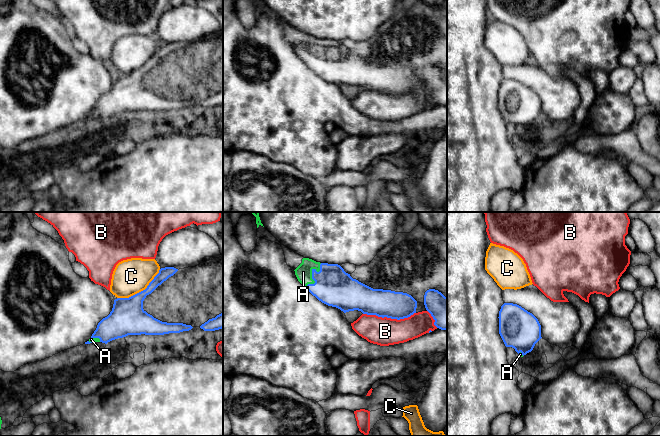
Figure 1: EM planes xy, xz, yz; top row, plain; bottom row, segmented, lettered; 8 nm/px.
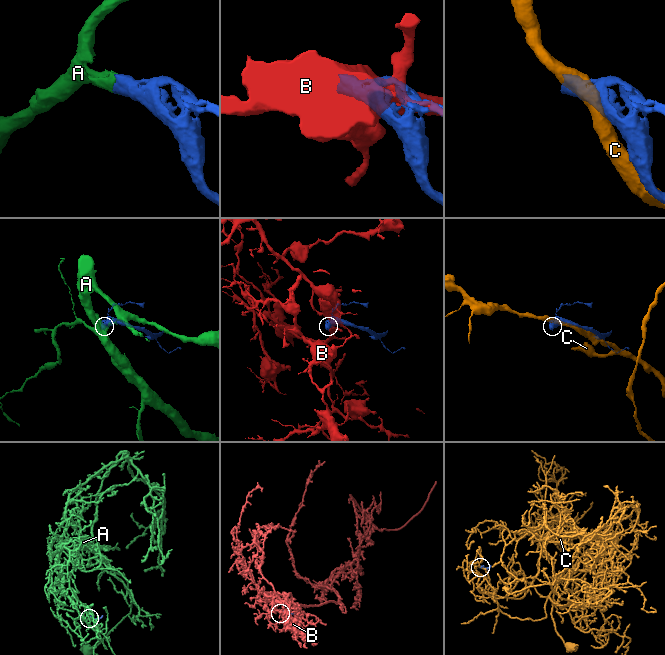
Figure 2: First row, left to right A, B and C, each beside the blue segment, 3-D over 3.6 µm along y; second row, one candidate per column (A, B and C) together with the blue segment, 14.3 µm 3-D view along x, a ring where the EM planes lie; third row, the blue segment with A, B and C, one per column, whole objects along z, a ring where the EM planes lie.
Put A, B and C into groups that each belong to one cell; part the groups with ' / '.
A / B / C

